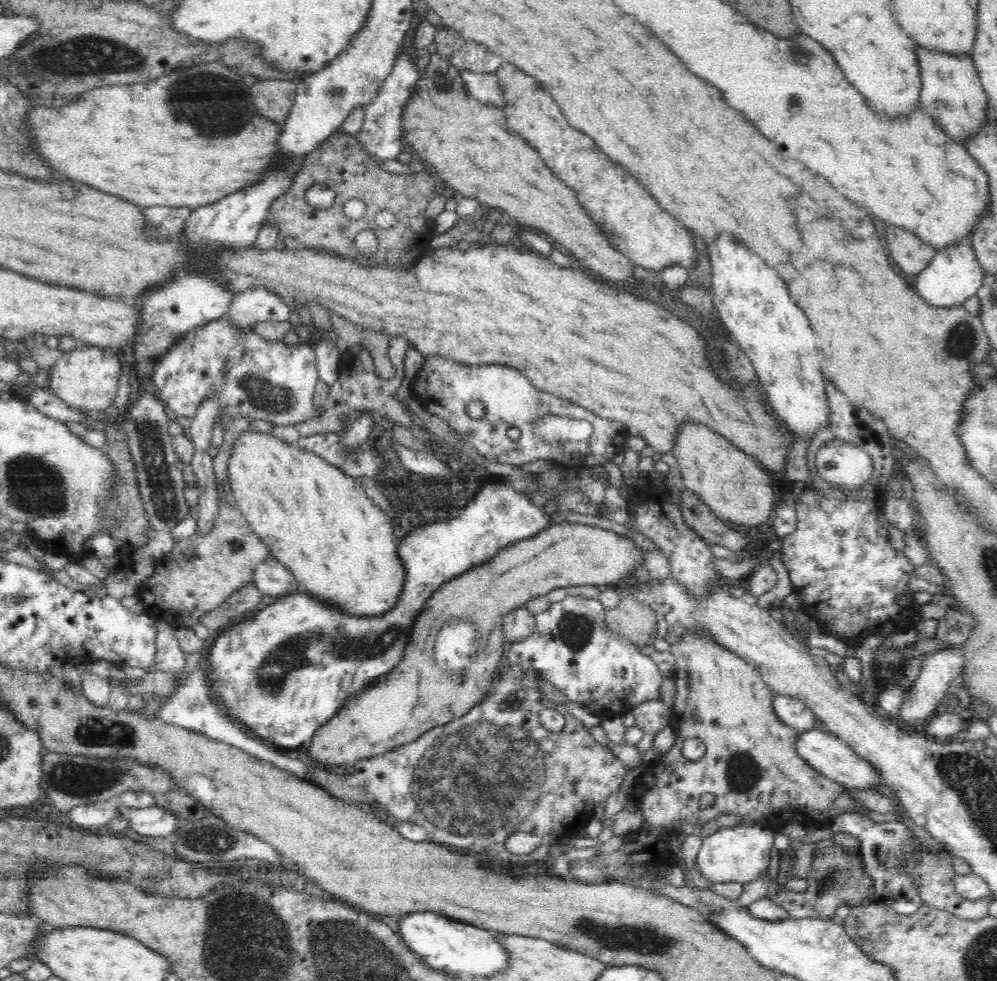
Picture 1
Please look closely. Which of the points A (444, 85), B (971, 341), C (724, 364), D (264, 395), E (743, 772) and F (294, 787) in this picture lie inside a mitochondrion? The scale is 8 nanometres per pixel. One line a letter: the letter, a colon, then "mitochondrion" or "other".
A: other
B: mitochondrion
C: mitochondrion
D: mitochondrion
E: mitochondrion
F: other

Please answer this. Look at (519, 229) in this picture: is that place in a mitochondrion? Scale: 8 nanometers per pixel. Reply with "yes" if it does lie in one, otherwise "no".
no

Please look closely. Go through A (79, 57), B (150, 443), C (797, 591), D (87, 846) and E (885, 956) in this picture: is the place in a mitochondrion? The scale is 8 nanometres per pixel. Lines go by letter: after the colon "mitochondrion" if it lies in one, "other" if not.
A: mitochondrion
B: mitochondrion
C: other
D: other
E: other

